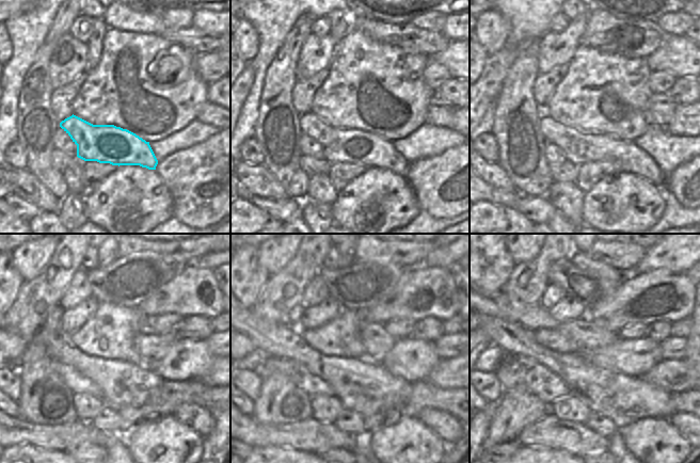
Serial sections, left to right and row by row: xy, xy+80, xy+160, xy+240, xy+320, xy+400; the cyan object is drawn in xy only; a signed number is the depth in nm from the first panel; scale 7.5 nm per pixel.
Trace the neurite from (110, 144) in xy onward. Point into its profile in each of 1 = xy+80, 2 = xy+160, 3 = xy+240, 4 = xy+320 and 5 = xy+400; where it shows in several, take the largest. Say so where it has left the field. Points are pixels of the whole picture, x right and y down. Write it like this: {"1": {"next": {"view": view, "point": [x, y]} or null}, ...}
{"1": {"next": {"view": "xy+80", "point": [338, 145]}}, "2": {"next": {"view": "xy+160", "point": [597, 147]}}, "3": {"next": {"view": "xy+240", "point": [197, 418]}}, "4": {"next": {"view": "xy+320", "point": [446, 426]}}, "5": {"next": {"view": "xy+400", "point": [686, 424]}}}

